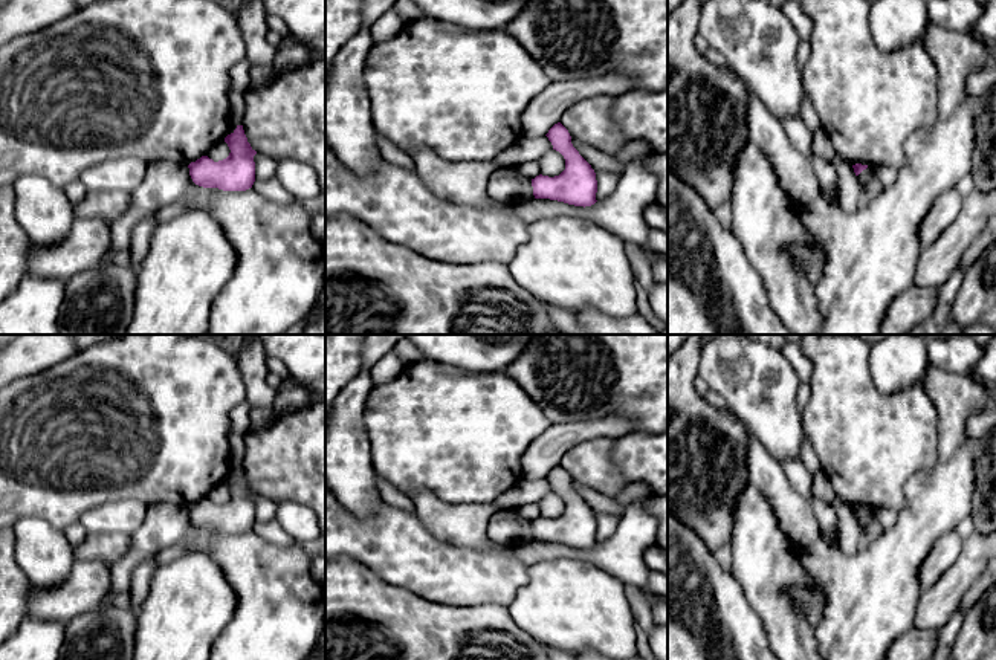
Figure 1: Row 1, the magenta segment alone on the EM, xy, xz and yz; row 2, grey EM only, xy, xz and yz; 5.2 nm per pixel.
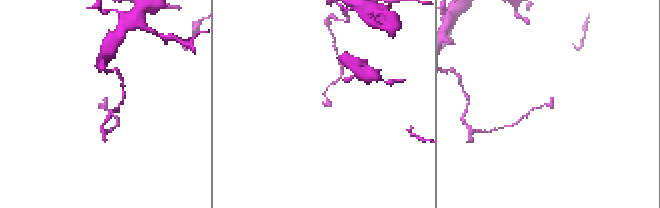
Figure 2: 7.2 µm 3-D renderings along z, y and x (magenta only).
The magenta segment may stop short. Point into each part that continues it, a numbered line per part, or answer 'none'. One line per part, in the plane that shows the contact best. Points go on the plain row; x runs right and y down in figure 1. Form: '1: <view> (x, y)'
none

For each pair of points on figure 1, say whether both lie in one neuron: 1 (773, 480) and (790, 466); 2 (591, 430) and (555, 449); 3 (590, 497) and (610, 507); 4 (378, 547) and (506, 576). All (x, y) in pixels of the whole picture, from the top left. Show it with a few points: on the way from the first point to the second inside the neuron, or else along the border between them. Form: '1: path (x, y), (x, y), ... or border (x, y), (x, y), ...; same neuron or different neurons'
1: border (779, 463), (789, 483), (805, 500); different neurons
2: path (582, 431), (570, 434), (564, 440); same neuron
3: path (595, 500), (605, 506); same neuron
4: path (410, 556), (442, 573), (474, 576); same neuron

